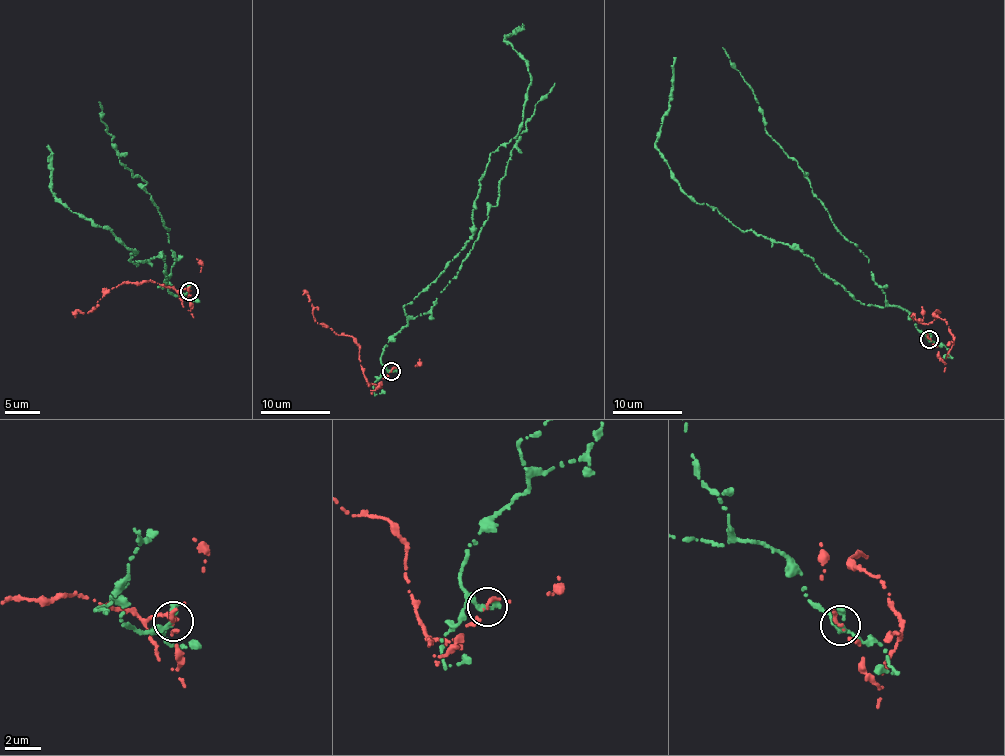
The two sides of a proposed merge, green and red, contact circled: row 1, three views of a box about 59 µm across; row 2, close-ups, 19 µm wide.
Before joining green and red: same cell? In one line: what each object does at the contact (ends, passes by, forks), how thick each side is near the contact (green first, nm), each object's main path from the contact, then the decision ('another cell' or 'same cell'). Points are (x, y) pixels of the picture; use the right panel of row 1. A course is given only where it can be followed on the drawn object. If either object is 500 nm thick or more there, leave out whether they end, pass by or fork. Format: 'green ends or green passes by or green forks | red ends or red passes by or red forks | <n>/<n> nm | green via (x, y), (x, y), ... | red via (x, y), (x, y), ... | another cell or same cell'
green forks | red ends | 200/240 nm | green via (931, 339), (912, 315), (863, 304), (798, 248), (742, 231), (683, 193), (655, 144), (671, 101), (675, 57) | red via (930, 339), (946, 364), (954, 341), (945, 319), (933, 313), (940, 311), (928, 324), (913, 314), (914, 320) | another cell

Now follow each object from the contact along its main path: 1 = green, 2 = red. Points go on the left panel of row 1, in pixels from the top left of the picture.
1: (188, 291), (171, 294), (169, 278), (158, 287), (162, 255), (136, 266), (111, 230), (57, 202), (48, 145)
2: (189, 292), (189, 310), (175, 290), (150, 280), (120, 283), (95, 308), (76, 310), (75, 317)

